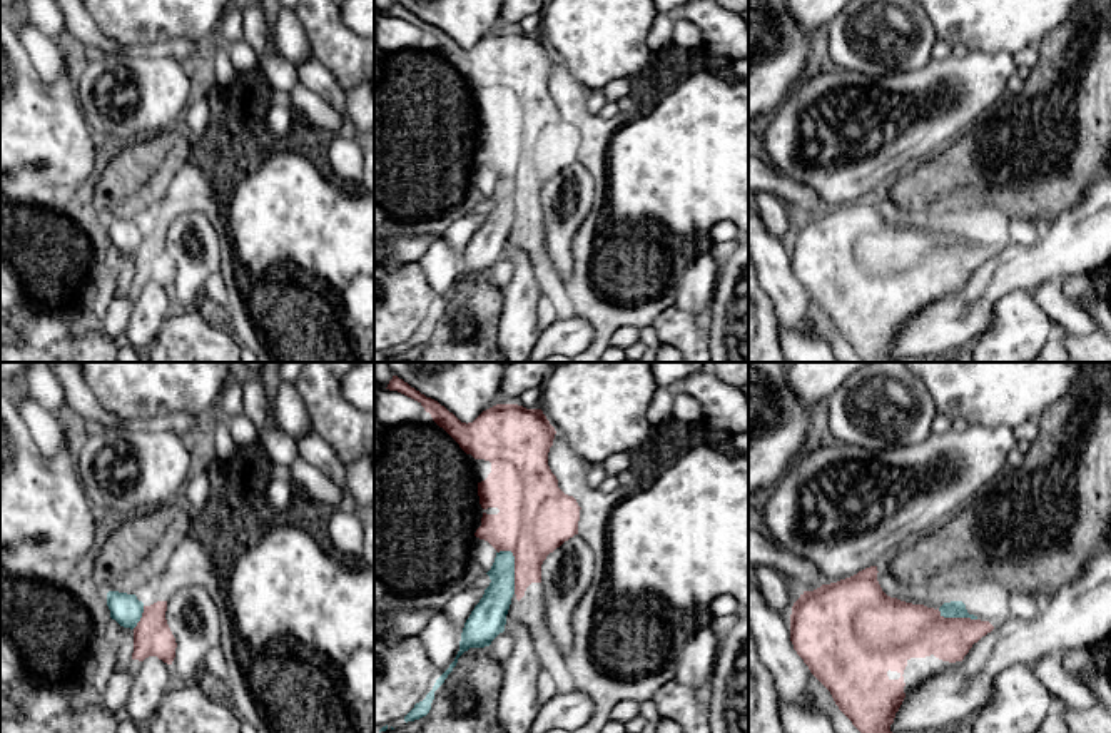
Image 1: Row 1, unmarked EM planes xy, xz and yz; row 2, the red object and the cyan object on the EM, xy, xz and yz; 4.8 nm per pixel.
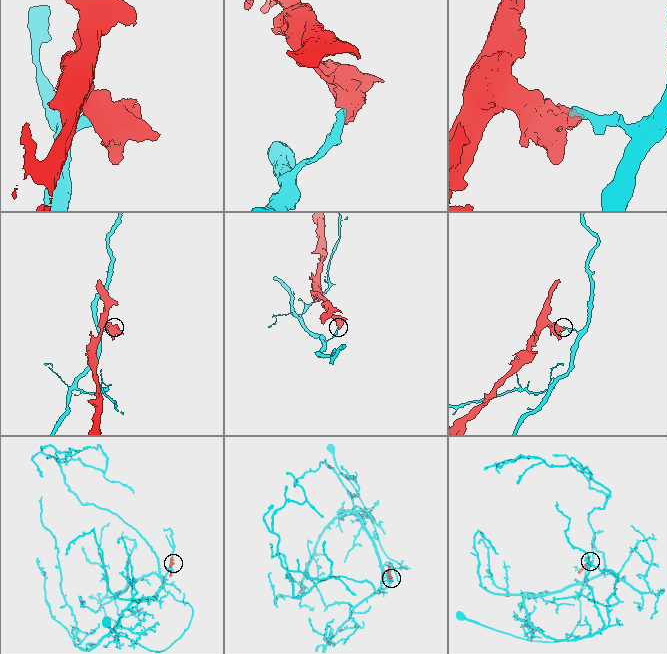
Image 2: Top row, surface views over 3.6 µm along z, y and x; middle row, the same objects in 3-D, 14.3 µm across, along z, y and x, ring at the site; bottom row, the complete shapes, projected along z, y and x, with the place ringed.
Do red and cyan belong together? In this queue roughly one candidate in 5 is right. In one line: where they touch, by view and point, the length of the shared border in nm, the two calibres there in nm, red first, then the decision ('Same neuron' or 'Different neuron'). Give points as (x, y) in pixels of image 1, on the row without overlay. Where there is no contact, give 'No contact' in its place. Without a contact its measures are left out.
Touches red at xz (515, 194). Shared border 220 nm. Thickness 340 nm (red) against 160 nm. Different neuron

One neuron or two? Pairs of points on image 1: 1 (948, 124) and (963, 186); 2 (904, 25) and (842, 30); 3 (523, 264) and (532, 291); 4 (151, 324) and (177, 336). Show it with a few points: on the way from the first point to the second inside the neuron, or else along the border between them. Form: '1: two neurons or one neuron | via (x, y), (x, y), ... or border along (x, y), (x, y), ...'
1: two neurons | border along (951, 142), (944, 147)
2: one neuron | via (889, 30), (857, 30)
3: one neuron | via (525, 271), (527, 284)
4: two neurons | border along (174, 309), (151, 344)

